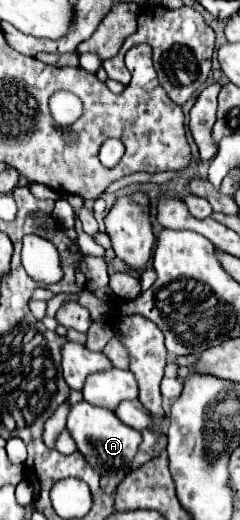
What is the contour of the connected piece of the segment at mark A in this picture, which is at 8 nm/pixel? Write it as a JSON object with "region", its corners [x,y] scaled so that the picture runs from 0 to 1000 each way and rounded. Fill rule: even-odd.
{"region":[[[329,771],[288,783],[279,829],[296,833],[304,848],[321,852],[321,863],[346,871],[371,894],[421,913],[454,913],[454,933],[438,948],[471,948],[479,933],[546,906],[546,887],[588,852],[588,833],[496,813],[471,790],[446,790],[429,783],[388,783],[363,771]]]}

